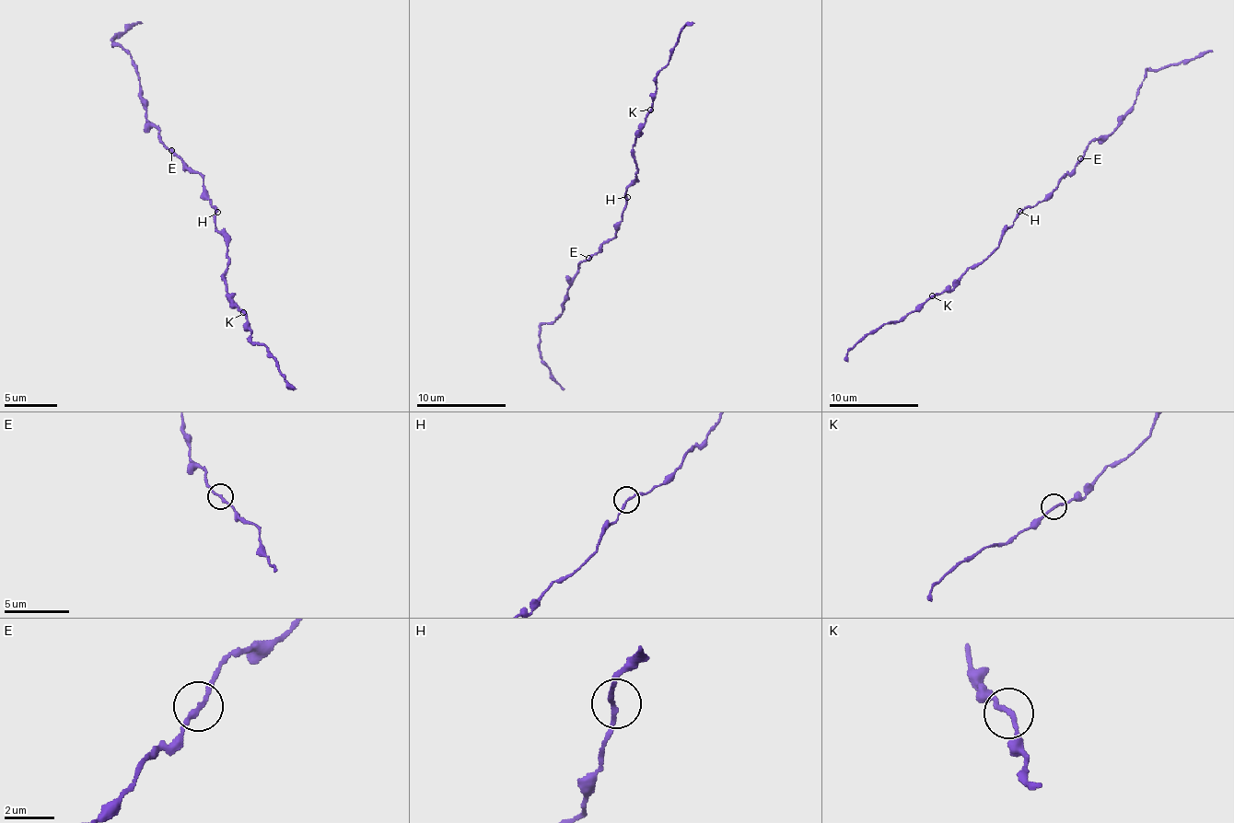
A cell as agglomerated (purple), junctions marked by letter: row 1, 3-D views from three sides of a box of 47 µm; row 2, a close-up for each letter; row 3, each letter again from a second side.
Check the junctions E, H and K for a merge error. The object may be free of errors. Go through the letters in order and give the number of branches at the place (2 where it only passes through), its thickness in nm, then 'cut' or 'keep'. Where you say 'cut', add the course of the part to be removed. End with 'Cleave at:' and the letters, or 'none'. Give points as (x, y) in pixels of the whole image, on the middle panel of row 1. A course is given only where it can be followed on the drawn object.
E: 2 | 180 nm | keep
H: 2 | 180 nm | keep
K: 2 | 170 nm | keep
Cleave at: none

